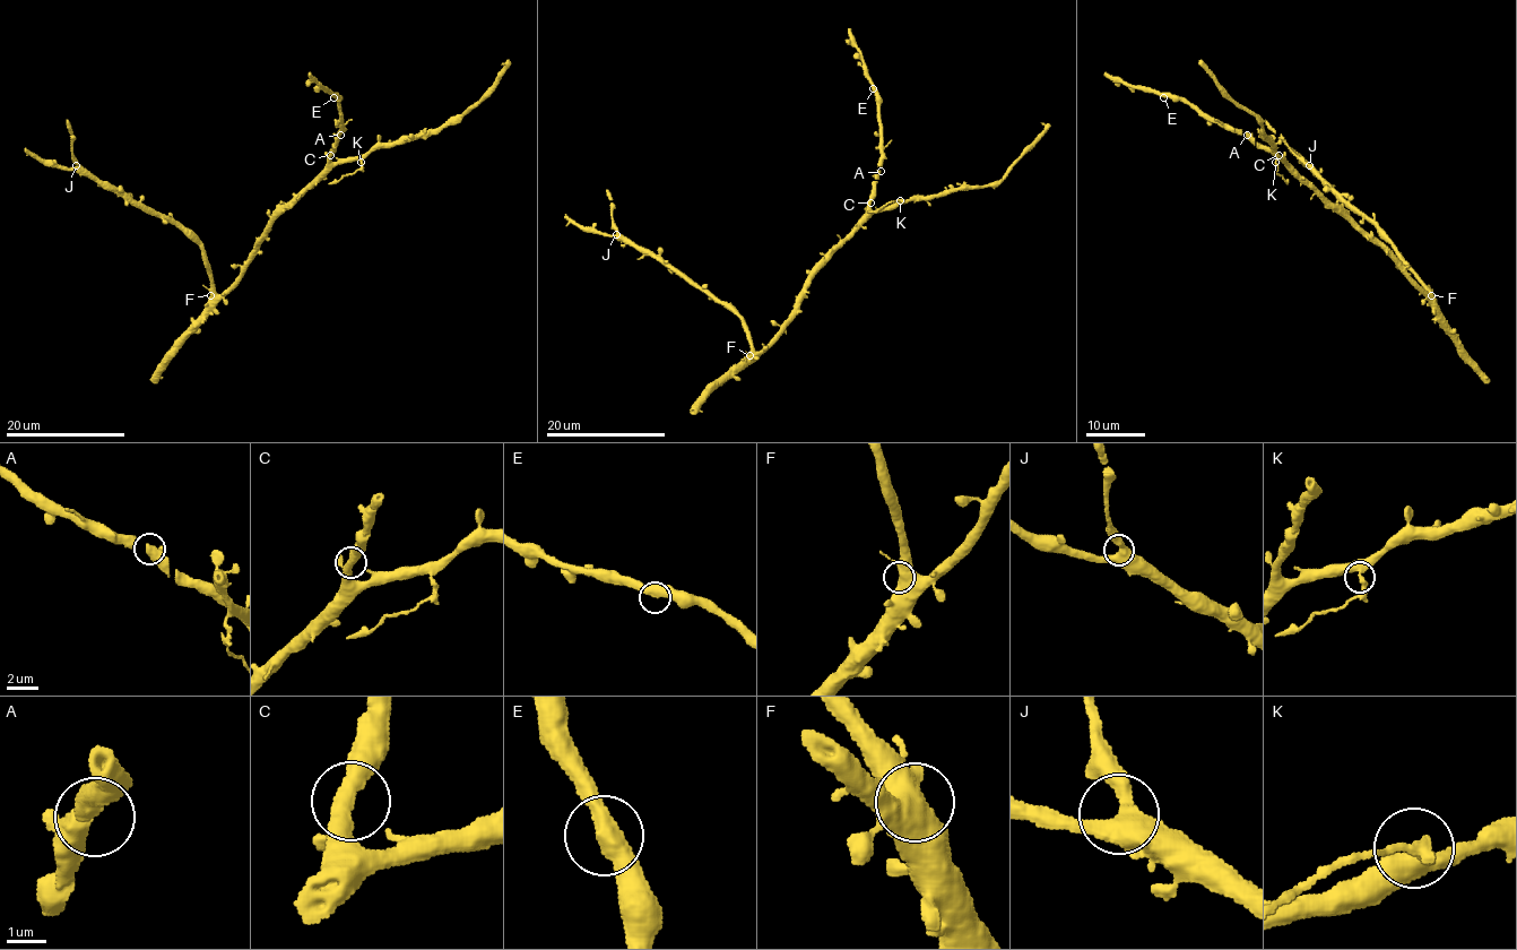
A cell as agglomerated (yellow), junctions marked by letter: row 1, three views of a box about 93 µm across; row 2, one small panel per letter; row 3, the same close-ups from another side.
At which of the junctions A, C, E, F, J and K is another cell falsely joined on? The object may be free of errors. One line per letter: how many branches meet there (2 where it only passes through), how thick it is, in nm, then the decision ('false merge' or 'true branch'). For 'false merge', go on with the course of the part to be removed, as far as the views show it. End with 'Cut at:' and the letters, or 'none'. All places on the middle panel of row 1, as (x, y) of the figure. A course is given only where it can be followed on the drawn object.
A: branches 2; calibre 400 nm; true branch
C: branches 3; calibre 360 nm; true branch
E: branches 2; calibre 480 nm; true branch
F: branches 3; calibre 550 nm; true branch
J: branches 3; calibre 440 nm; true branch
K: branches 3; calibre 300 nm; false merge; course (900, 199), (868, 212)
Cut at: K

